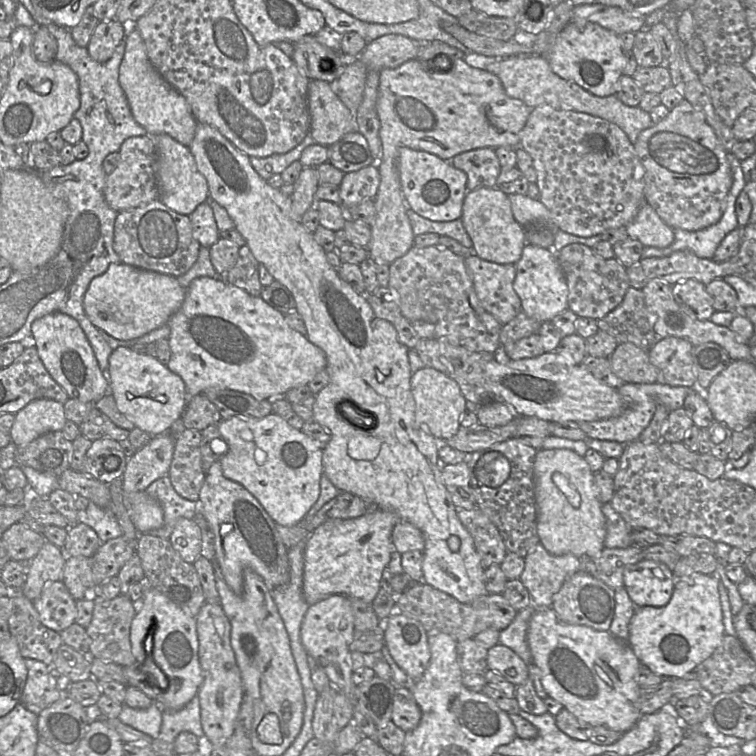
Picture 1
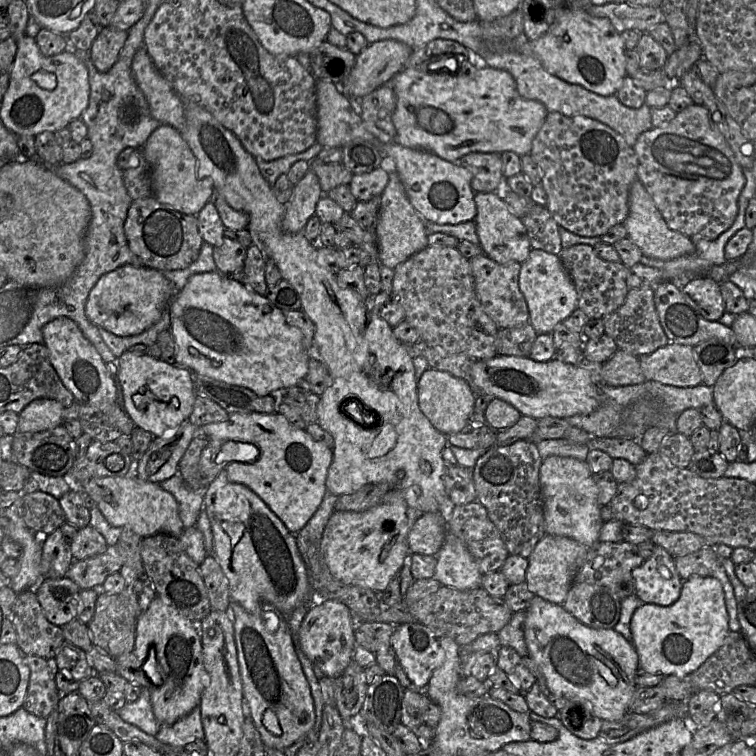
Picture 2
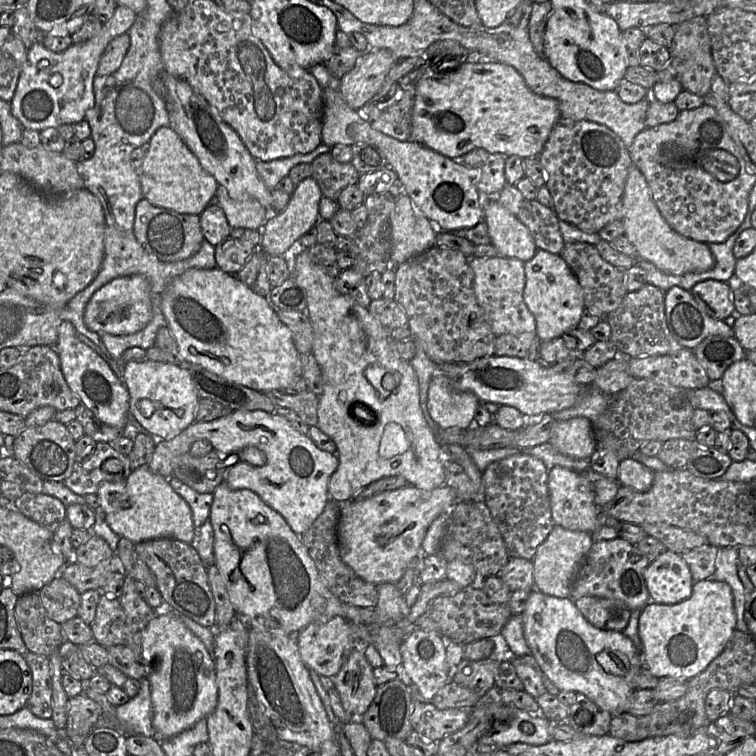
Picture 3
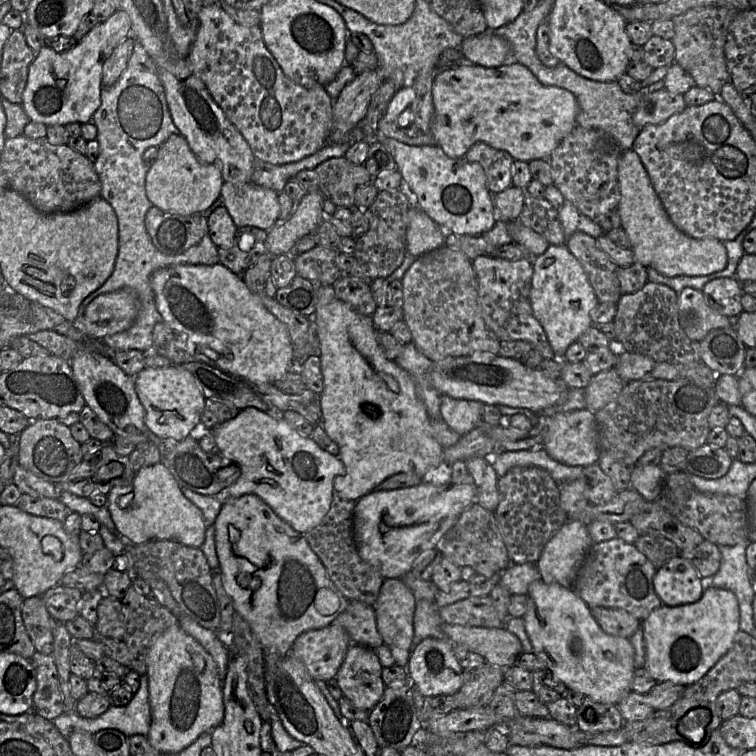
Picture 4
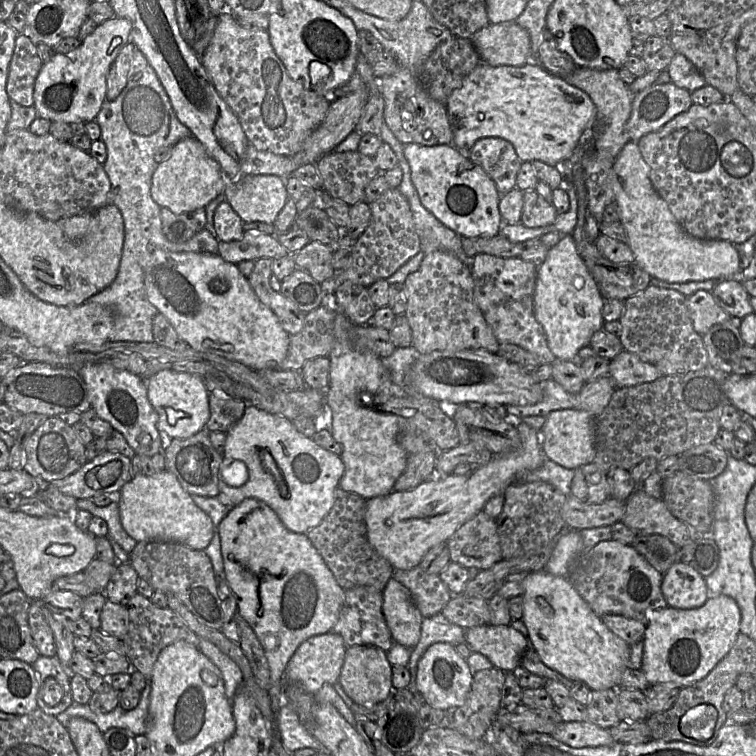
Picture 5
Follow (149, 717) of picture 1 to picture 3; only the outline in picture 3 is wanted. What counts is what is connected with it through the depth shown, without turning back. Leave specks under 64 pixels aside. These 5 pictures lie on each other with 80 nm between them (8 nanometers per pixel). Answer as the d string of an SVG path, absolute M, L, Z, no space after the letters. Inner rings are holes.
M147 677L140 679L140 689L136 696L115 707L115 710L119 722L127 732L132 735L156 737L152 725L152 705Z

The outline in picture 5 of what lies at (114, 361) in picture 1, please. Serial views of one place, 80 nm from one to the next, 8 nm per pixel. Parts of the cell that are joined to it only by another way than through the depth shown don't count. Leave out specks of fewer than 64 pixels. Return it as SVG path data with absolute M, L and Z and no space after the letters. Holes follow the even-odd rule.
M168 369L147 378L145 384L148 400L158 414L157 429L159 432L166 433L171 439L187 439L206 428L210 417L209 393L199 377Z

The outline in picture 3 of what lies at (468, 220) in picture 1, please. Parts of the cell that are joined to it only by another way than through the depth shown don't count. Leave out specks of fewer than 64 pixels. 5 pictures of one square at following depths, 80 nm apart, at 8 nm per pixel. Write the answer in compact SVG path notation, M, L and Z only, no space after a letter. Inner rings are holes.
M497 200L483 207L491 244L498 251L497 257L530 260L538 250L528 228Z

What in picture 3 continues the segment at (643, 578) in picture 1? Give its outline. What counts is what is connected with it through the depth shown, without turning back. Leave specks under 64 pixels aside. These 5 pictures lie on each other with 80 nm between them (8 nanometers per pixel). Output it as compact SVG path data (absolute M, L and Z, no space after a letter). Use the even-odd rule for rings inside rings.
M670 550L660 554L644 571L650 600L657 604L677 604L687 600L694 580L680 554Z

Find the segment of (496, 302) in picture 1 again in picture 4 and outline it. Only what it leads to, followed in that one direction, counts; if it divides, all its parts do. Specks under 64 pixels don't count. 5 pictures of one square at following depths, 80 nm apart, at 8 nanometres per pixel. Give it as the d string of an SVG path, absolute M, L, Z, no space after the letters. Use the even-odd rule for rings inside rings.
M480 255L471 260L471 265L476 275L477 297L486 325L500 340L526 340L535 346L543 358L555 358L547 335L530 304L532 264L526 259L509 260Z

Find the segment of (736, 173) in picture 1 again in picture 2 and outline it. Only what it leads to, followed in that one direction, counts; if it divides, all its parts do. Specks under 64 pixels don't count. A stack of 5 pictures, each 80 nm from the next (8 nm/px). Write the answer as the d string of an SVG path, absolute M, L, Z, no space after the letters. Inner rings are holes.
M728 229L715 240L689 236L695 246L693 254L671 260L660 260L642 255L640 263L660 269L666 281L682 288L690 280L704 276L711 267L726 261L725 246L735 233L732 229Z

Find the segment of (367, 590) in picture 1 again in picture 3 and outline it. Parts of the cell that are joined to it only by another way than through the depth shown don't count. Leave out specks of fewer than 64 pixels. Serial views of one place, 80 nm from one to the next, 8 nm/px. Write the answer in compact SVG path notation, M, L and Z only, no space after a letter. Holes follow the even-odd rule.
M407 485L403 488L386 491L370 498L354 499L354 500L346 501L344 503L340 503L343 505L340 510L340 515L339 515L338 524L337 524L337 539L338 539L341 558L350 568L353 569L353 571L359 577L361 577L367 582L373 583L377 586L383 583L395 584L397 581L399 581L402 578L402 576L404 575L405 571L407 570L407 568L409 567L412 561L416 561L420 556L428 556L428 555L423 555L421 551L421 545L425 537L425 534L427 532L427 529L440 514L449 513L450 511L452 511L456 503L457 503L456 494L454 490L446 485L442 485L433 490L422 490L422 489L413 487L411 485Z

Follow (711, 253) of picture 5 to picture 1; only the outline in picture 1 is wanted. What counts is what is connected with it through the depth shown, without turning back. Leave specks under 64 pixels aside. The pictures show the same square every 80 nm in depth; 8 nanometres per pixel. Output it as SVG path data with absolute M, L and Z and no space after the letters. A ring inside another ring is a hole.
M647 202L641 206L635 218L625 227L628 237L640 241L643 246L665 248L670 246L675 239L673 229Z

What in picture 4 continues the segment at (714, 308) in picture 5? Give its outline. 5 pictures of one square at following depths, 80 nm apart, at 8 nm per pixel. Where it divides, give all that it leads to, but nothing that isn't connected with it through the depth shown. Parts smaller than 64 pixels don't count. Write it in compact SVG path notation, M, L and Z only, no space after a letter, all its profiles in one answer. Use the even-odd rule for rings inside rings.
M686 287L678 294L678 318L679 323L685 334L692 340L700 342L706 335L718 328L732 328L729 317L724 316L713 310L701 290Z

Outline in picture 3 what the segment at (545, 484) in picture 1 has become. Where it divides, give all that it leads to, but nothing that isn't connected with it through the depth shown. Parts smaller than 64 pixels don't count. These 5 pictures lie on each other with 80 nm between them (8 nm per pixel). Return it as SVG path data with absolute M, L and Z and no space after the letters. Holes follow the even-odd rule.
M554 466L548 471L550 509L555 526L571 531L592 533L597 527L600 509L594 502L592 484L584 473L562 466Z

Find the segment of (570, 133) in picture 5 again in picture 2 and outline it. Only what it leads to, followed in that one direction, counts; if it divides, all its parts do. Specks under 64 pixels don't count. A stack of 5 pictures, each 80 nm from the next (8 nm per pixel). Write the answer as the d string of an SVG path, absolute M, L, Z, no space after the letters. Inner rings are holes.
M443 59L434 66L427 67L427 62L411 68L403 68L395 76L390 79L390 85L396 96L396 107L392 114L392 122L396 129L396 136L394 142L412 149L422 150L439 156L440 158L453 162L456 159L459 159L463 155L466 155L471 152L504 152L512 151L519 156L525 154L530 154L532 148L532 142L536 134L543 125L545 118L548 114L546 107L539 101L530 100L523 98L517 91L517 86L513 76L501 69L492 68L486 66L484 68L476 68L468 60L463 62L458 62L458 69L454 73L438 71L436 68L446 68L449 64L447 63L444 67L440 67L440 64L443 62Z

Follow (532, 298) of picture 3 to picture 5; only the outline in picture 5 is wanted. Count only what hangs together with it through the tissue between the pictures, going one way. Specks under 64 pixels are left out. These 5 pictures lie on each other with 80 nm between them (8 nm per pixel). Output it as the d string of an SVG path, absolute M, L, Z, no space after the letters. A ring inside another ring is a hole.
M565 235L549 248L544 262L537 267L537 277L534 290L534 313L538 322L545 330L550 350L557 359L576 361L578 351L588 346L594 332L603 328L602 309L605 298L589 273L582 258L577 252L572 235Z

